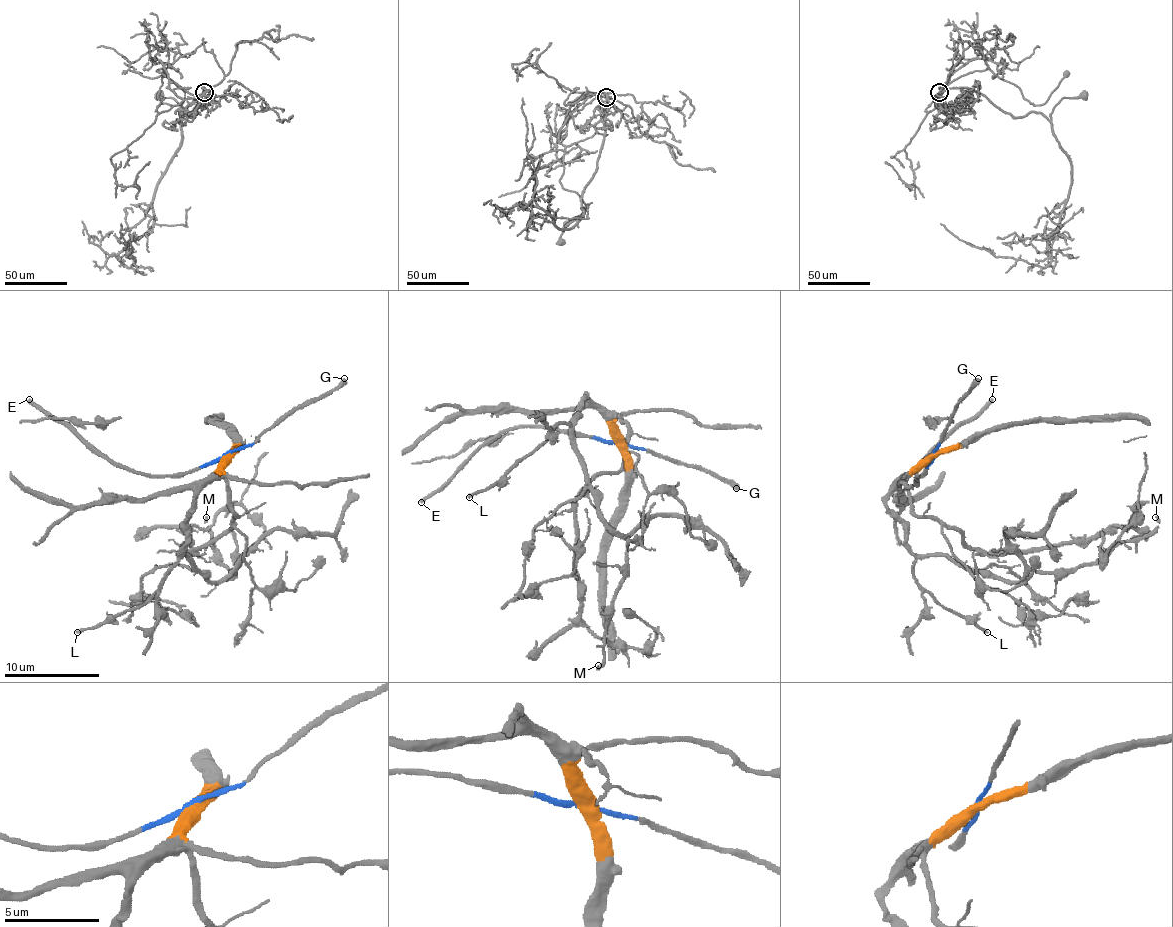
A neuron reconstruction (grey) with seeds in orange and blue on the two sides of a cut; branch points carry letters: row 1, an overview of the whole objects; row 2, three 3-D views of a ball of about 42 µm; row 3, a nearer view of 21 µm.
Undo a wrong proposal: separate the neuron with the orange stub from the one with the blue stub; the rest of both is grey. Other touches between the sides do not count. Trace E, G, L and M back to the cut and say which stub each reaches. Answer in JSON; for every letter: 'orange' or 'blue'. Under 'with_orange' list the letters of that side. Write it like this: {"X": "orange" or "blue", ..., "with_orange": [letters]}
{"E": "blue", "G": "blue", "L": "orange", "M": "orange", "with_orange": ["L", "M"]}

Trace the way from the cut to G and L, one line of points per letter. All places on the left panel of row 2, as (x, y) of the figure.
G: (226, 454), (250, 447), (291, 413), (317, 402), (343, 378)
L: (226, 454), (226, 463), (198, 492), (186, 530), (186, 547), (160, 587), (143, 604), (76, 633)

